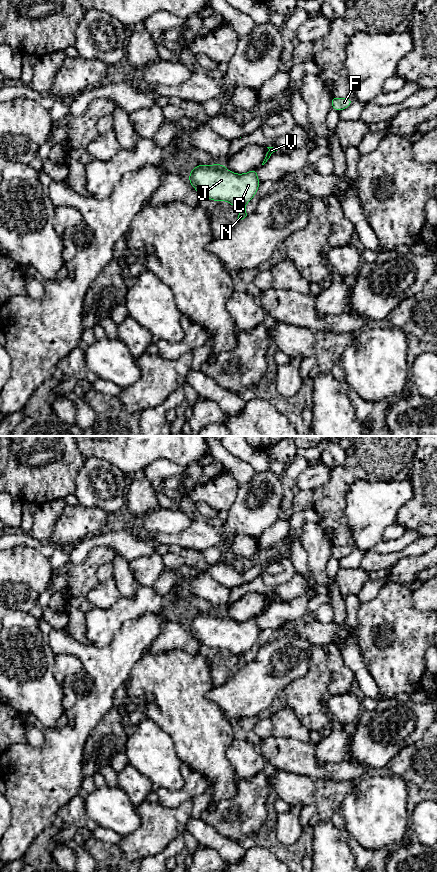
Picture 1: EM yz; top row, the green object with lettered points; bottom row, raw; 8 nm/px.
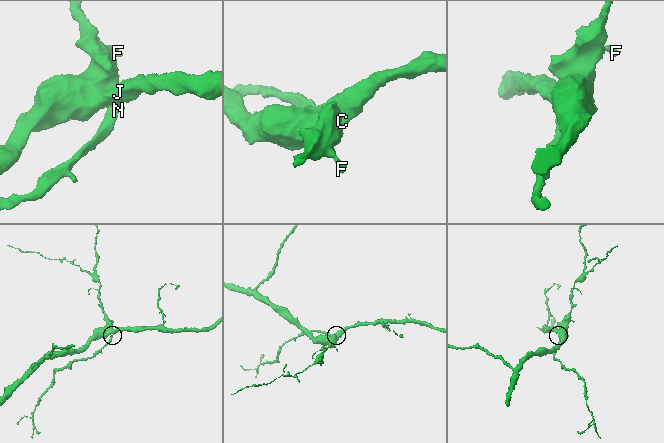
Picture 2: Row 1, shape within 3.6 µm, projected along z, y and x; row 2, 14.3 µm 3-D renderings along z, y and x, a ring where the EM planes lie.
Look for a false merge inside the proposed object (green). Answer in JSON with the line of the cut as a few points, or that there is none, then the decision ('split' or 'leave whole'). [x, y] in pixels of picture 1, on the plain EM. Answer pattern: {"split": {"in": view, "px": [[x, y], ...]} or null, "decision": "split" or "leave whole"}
{"split": {"in": "yz", "px": [[243, 654], [240, 656]]}, "decision": "split"}

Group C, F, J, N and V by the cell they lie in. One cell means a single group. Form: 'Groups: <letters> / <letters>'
Groups: C F J V / N

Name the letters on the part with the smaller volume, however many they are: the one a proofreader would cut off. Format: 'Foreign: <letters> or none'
Foreign: N

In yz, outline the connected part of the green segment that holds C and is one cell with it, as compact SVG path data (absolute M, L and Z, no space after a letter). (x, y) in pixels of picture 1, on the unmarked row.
M223 612L196 613L189 621L189 630L202 645L216 650L225 648L237 656L251 649L260 632L257 617L237 622Z

